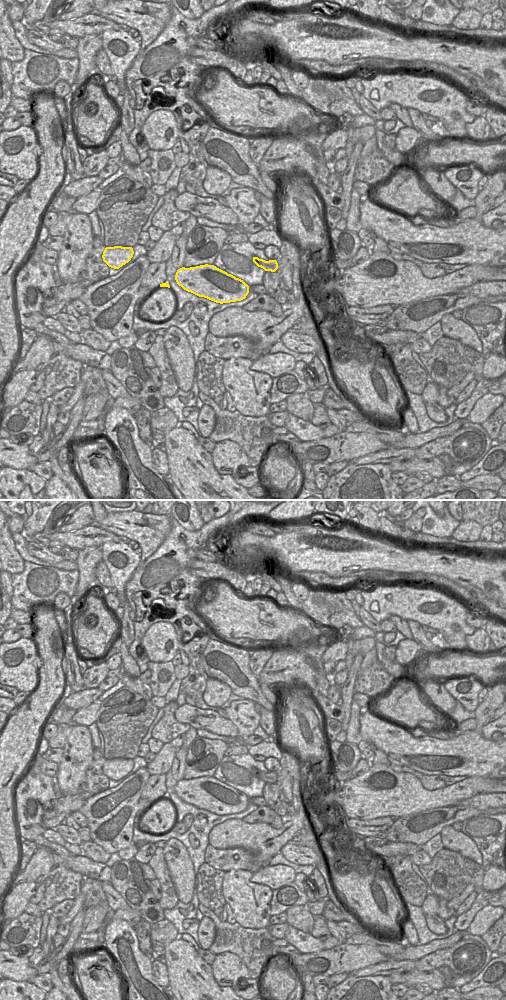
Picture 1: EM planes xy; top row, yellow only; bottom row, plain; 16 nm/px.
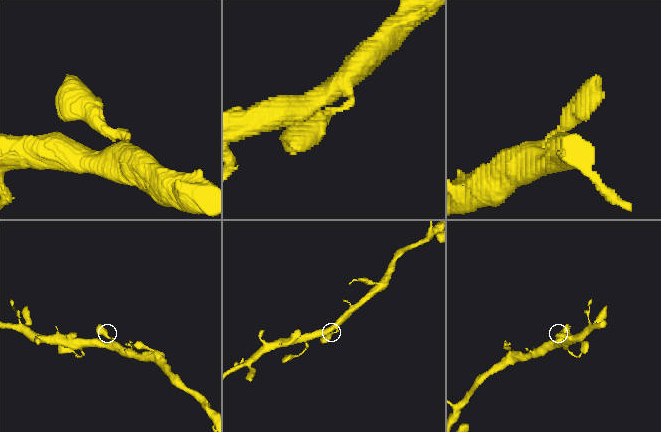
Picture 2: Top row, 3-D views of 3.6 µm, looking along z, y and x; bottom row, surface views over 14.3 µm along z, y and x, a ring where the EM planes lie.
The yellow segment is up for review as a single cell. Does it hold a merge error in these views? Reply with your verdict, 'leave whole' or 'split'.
leave whole

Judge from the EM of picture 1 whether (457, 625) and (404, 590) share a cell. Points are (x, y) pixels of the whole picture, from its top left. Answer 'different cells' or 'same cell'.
same cell

